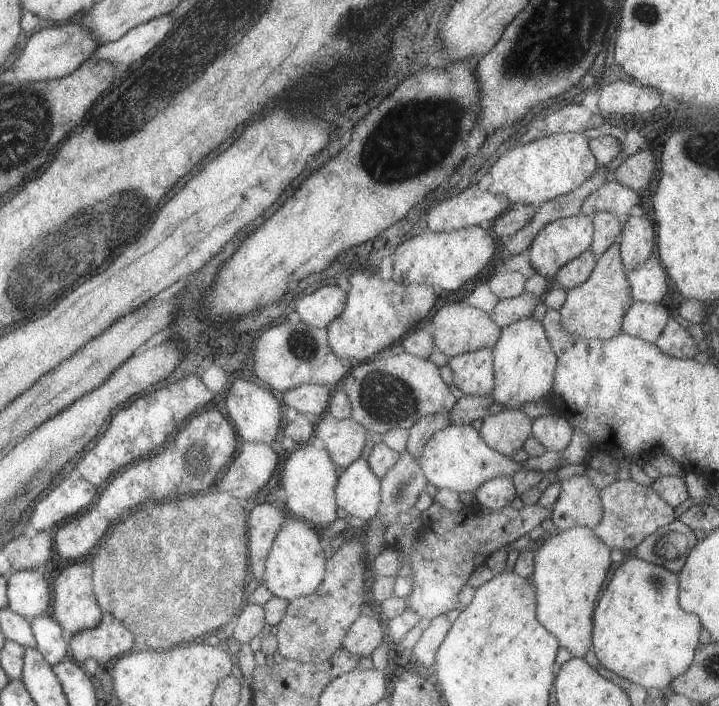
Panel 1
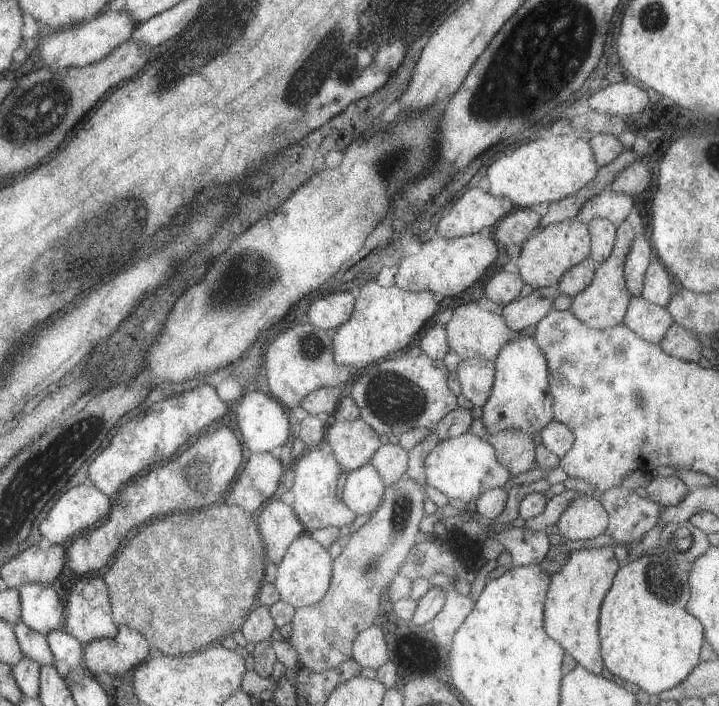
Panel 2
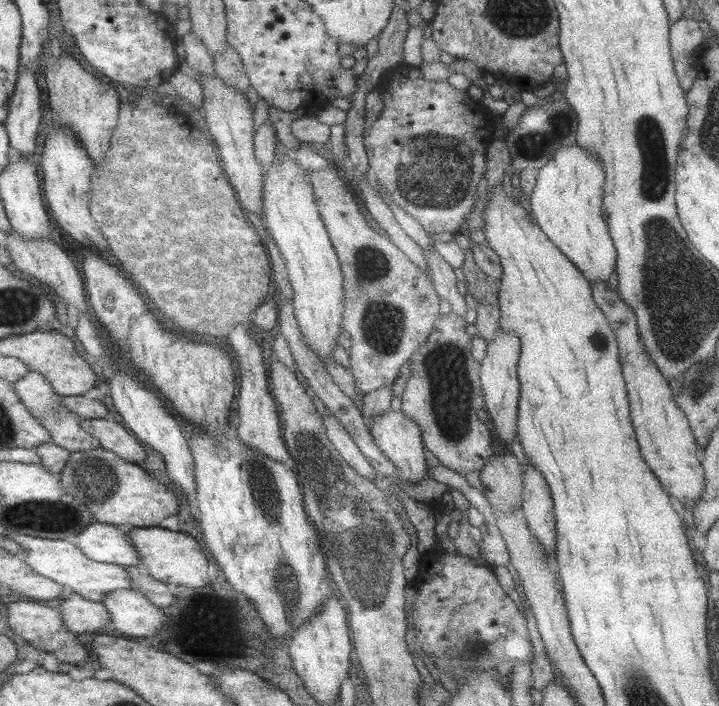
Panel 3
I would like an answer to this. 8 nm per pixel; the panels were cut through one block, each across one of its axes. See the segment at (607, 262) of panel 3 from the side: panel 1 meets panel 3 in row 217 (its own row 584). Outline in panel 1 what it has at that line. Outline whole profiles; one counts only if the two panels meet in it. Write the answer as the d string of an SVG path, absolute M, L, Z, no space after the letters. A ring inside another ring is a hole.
M576 526L545 539L535 550L532 576L536 586L537 619L573 657L584 656L593 647L594 611L598 594L612 566L611 548L588 527Z

